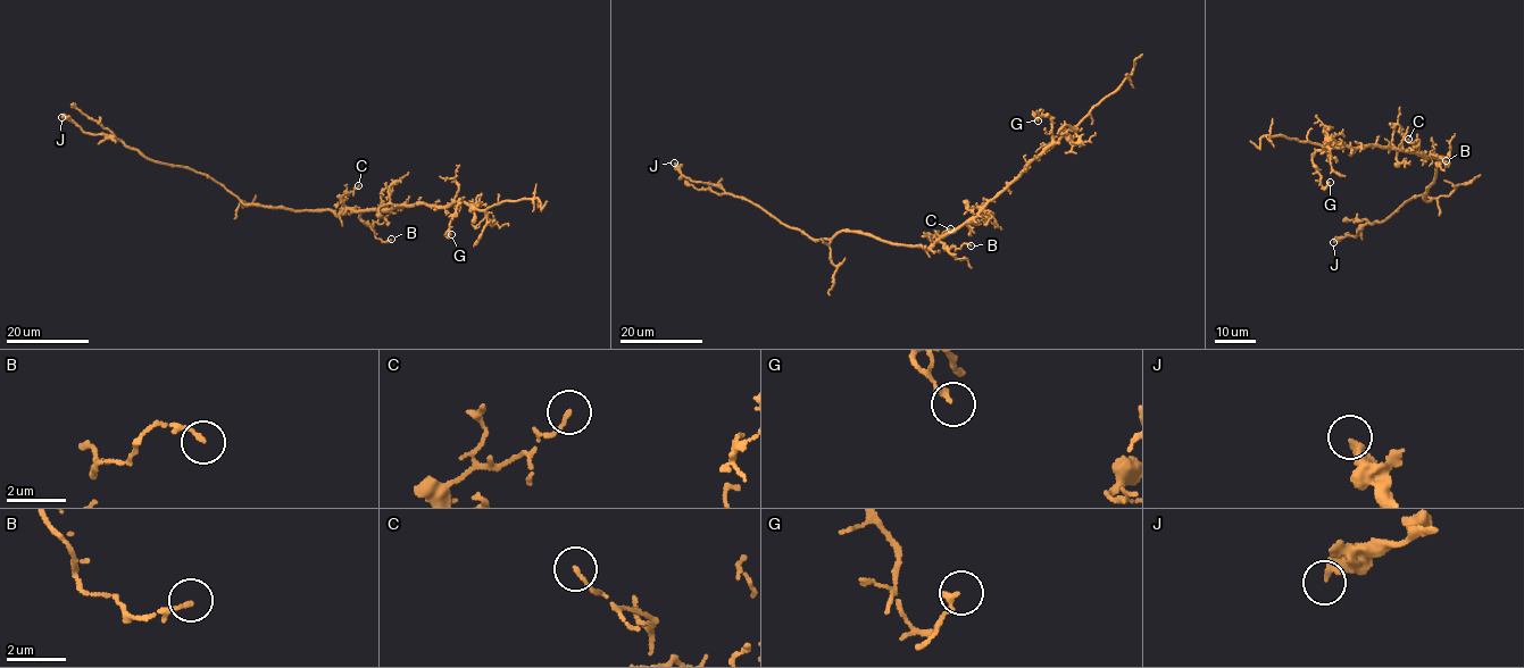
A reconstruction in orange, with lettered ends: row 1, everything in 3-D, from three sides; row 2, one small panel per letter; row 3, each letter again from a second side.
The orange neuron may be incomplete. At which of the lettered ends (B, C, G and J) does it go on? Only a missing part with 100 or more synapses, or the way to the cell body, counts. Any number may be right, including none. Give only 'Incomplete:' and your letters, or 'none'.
Incomplete: none

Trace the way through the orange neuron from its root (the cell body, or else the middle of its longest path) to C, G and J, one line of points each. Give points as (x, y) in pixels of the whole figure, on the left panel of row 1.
C: (334, 211), (338, 214), (346, 206), (342, 195), (358, 185)
G: (334, 211), (338, 215), (349, 208), (389, 209), (418, 202), (447, 207), (459, 200), (446, 233), (451, 234)
J: (334, 211), (244, 203), (201, 173), (147, 159), (121, 140), (84, 133), (74, 122), (61, 117)

